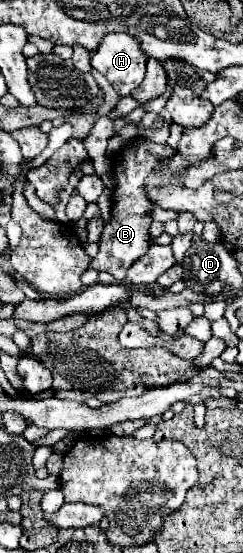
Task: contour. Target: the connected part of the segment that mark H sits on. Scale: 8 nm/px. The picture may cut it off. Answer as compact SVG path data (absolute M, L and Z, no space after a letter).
M109 33L103 37L101 45L97 47L95 55L91 57L91 65L105 75L109 85L119 93L119 95L129 95L145 77L145 61L147 55L139 49L139 41L133 39L127 33Z

